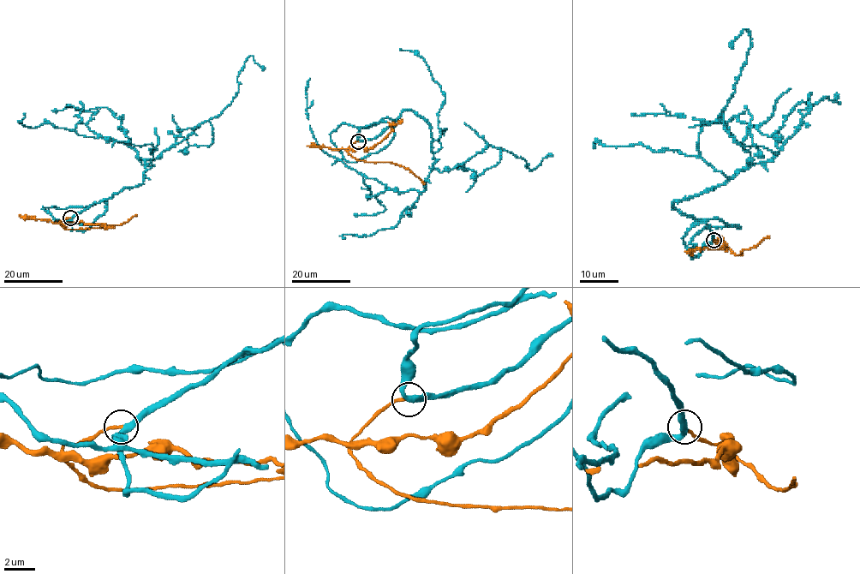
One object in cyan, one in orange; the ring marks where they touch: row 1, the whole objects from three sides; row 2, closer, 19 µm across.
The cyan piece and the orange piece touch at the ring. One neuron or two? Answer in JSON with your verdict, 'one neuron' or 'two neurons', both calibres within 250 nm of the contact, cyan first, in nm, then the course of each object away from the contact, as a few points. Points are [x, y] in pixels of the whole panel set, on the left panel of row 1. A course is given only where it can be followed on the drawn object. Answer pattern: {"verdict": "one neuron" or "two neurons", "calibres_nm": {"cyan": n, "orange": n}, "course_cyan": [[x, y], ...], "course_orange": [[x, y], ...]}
{"verdict": "one neuron", "calibres_nm": {"cyan": 360, "orange": 200}, "course_cyan": [[71, 217], [142, 183], [145, 162], [124, 144], [79, 135], [50, 123], [29, 128], [18, 120], [22, 121]], "course_orange": [[71, 217], [60, 221], [60, 224], [68, 229], [103, 228], [125, 223], [136, 215]]}

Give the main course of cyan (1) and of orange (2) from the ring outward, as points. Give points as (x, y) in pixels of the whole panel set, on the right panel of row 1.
1: (713, 239), (705, 223), (673, 203), (768, 162), (779, 151), (775, 136), (733, 116), (717, 122), (630, 114)
2: (713, 239), (740, 254), (768, 236)

